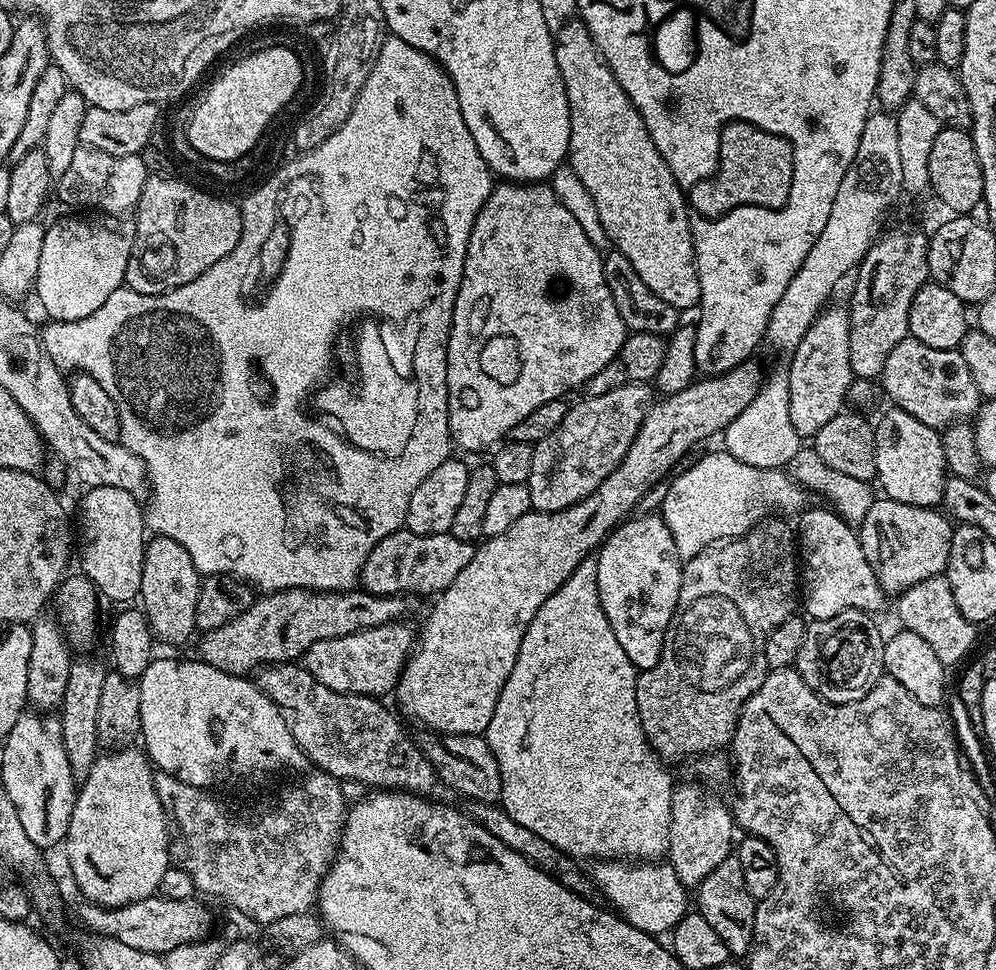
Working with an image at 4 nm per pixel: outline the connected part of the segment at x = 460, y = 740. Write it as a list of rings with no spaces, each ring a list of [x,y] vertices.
[[[443,734],[425,735],[425,740],[419,741],[419,747],[426,759],[432,764],[438,778],[447,788],[452,788],[457,797],[465,801],[496,804],[502,794],[502,774],[498,770],[498,758],[490,750],[488,741],[483,735],[446,736]]]

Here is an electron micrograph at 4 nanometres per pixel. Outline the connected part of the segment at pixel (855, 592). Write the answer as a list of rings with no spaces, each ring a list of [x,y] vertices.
[[[805,507],[798,516],[798,560],[802,565],[803,611],[812,620],[834,618],[834,614],[842,614],[846,610],[877,614],[884,608],[886,593],[878,578],[874,578],[874,570],[870,570],[870,562],[866,562],[866,554],[862,554],[857,529],[847,524],[831,507],[823,507]]]

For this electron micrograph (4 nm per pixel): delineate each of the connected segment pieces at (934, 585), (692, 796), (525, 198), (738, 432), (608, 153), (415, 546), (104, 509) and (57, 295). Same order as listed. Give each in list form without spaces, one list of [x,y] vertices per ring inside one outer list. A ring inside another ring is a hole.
[[[947,575],[926,578],[926,582],[918,582],[918,586],[910,586],[899,593],[897,600],[900,600],[896,604],[896,612],[900,615],[899,627],[924,639],[934,650],[938,662],[952,666],[975,646],[977,625],[962,618],[962,610],[958,610],[958,602],[954,602]]]
[[[703,783],[680,784],[672,789],[672,809],[670,810],[670,838],[666,853],[667,863],[672,865],[674,874],[683,882],[685,888],[692,890],[699,886],[726,857],[733,855],[734,829],[733,813],[716,796],[711,796]]]
[[[497,183],[486,198],[482,210],[478,210],[478,218],[474,218],[474,226],[470,230],[464,273],[454,302],[452,325],[446,346],[448,421],[453,445],[459,451],[461,448],[464,452],[486,451],[485,453],[487,453],[489,449],[499,445],[505,437],[511,434],[514,426],[518,426],[518,422],[522,422],[522,418],[534,414],[534,410],[538,410],[538,406],[546,406],[546,402],[554,402],[567,397],[569,395],[567,392],[571,388],[583,389],[587,380],[593,378],[594,374],[598,374],[618,354],[625,337],[626,329],[618,314],[618,306],[614,306],[614,298],[610,298],[610,286],[606,286],[604,256],[601,249],[596,248],[594,242],[590,242],[590,238],[586,238],[582,225],[572,217],[570,210],[566,210],[566,206],[562,206],[562,202],[558,202],[558,194],[554,194],[551,183]]]
[[[781,366],[772,373],[767,373],[766,379],[761,383],[758,394],[754,394],[754,402],[730,422],[722,433],[723,451],[729,456],[738,458],[738,462],[746,462],[746,466],[759,468],[787,469],[791,460],[802,447],[802,438],[798,430],[794,430],[794,422],[790,422],[790,382],[788,369]]]
[[[571,18],[555,32],[554,39],[558,70],[562,74],[570,106],[567,167],[578,174],[582,186],[586,186],[586,194],[594,198],[594,207],[598,210],[602,227],[606,229],[609,245],[630,258],[630,266],[638,270],[638,278],[642,278],[642,282],[646,282],[646,286],[650,286],[662,302],[670,302],[670,306],[681,310],[695,309],[700,303],[700,279],[692,245],[692,227],[688,221],[690,205],[684,201],[685,189],[680,188],[674,174],[670,174],[670,166],[666,166],[662,154],[658,154],[658,146],[654,146],[654,138],[650,138],[650,130],[646,130],[642,114],[638,114],[626,90],[618,86],[618,78],[614,78],[583,20]]]
[[[401,530],[382,538],[378,546],[370,550],[361,568],[359,587],[374,596],[405,595],[435,598],[458,578],[458,574],[474,558],[476,548],[462,538],[454,538],[451,532],[442,534],[414,534]]]
[[[94,487],[87,489],[83,494],[84,496],[78,508],[78,522],[76,521],[76,550],[78,553],[78,560],[80,556],[80,564],[82,566],[82,568],[80,568],[81,573],[85,577],[87,577],[87,579],[91,581],[93,585],[97,587],[97,591],[103,597],[105,595],[108,599],[114,602],[122,602],[121,604],[131,603],[139,597],[141,588],[143,554],[146,543],[146,535],[144,536],[144,532],[146,533],[146,516],[143,507],[141,506],[141,504],[139,506],[137,502],[137,500],[139,499],[135,496],[135,493],[128,492],[126,490],[121,490],[117,487]]]
[[[68,214],[65,220],[56,220],[45,227],[42,238],[42,258],[38,258],[38,274],[34,285],[34,296],[40,299],[44,312],[52,320],[74,322],[86,318],[124,284],[126,266],[136,237],[136,222],[132,218],[121,218],[107,214],[92,214],[87,220],[84,214]]]

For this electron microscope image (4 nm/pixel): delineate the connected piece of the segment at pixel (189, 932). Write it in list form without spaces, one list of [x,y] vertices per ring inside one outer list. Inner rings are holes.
[[[157,894],[145,900],[130,902],[121,908],[104,908],[100,904],[84,902],[81,903],[80,920],[88,927],[85,929],[93,936],[109,936],[110,938],[116,938],[118,942],[126,942],[126,946],[132,947],[133,950],[165,954],[183,944],[202,941],[209,935],[208,927],[212,924],[212,916],[208,913],[207,906],[199,904],[198,901],[199,899],[196,898],[190,900],[167,900]]]

